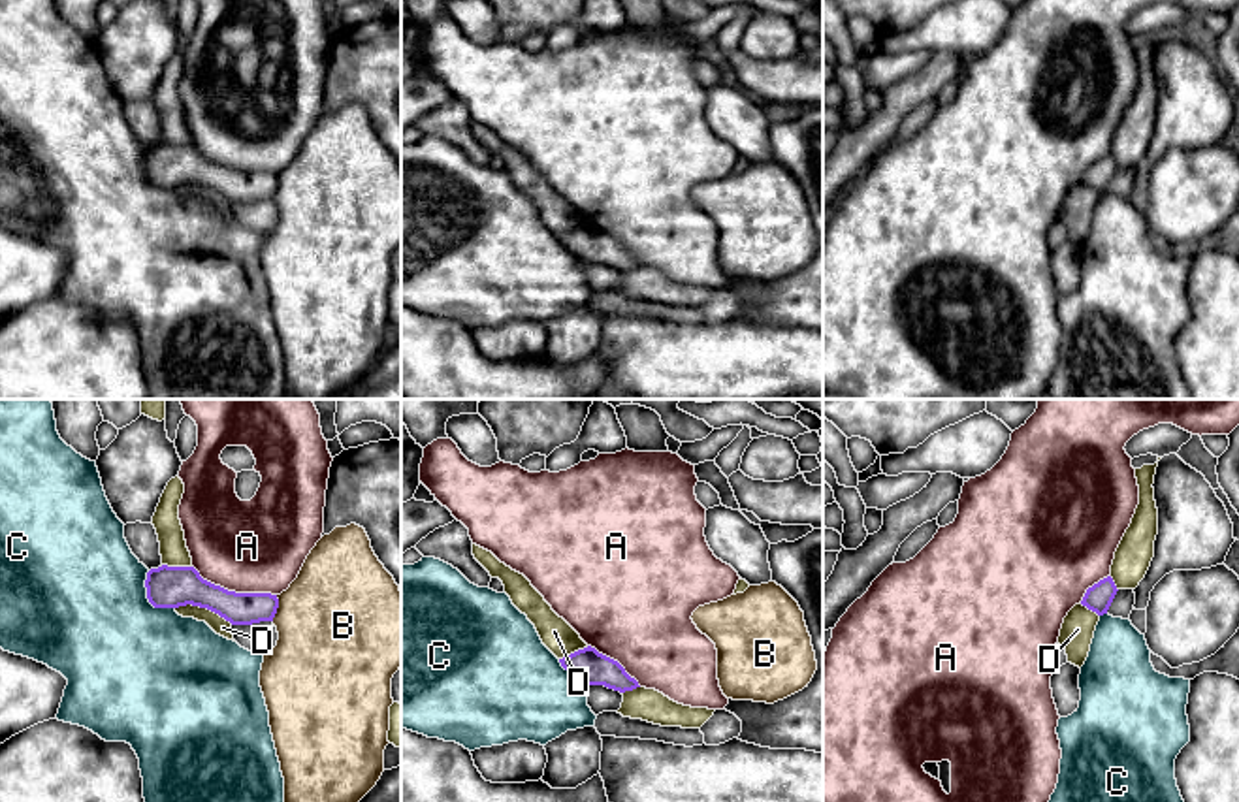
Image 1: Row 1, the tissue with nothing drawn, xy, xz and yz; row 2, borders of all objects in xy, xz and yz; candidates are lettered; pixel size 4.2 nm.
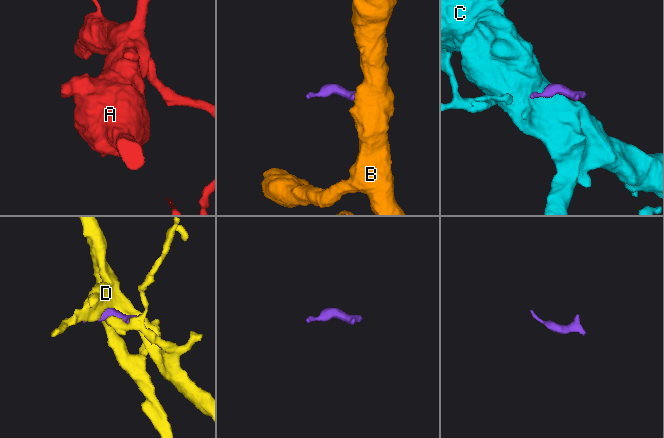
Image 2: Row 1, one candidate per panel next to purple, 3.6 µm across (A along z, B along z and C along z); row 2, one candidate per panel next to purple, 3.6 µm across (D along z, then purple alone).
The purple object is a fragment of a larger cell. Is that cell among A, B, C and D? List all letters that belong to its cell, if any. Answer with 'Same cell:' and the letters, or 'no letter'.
Same cell: A

